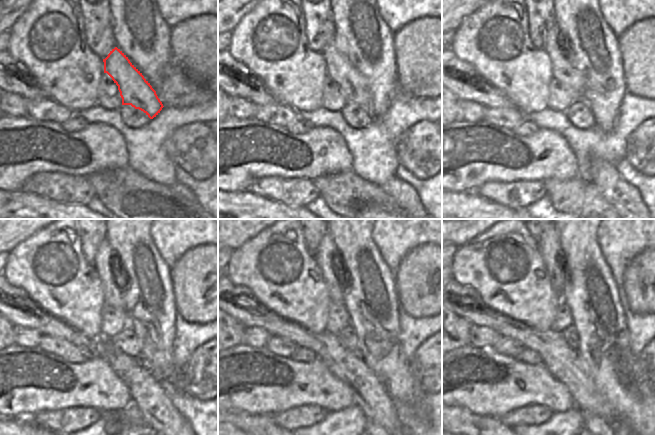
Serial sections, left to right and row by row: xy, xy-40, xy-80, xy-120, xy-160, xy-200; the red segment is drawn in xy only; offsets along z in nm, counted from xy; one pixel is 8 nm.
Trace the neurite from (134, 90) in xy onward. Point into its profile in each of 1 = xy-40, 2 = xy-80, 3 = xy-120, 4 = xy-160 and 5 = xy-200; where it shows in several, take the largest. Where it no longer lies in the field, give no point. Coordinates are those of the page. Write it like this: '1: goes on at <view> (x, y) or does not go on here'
1: goes on at xy-40 (355, 89)
2: goes on at xy-80 (562, 70)
3: goes on at xy-120 (113, 285)
4: goes on at xy-160 (328, 258)
5: goes on at xy-200 (549, 243)

